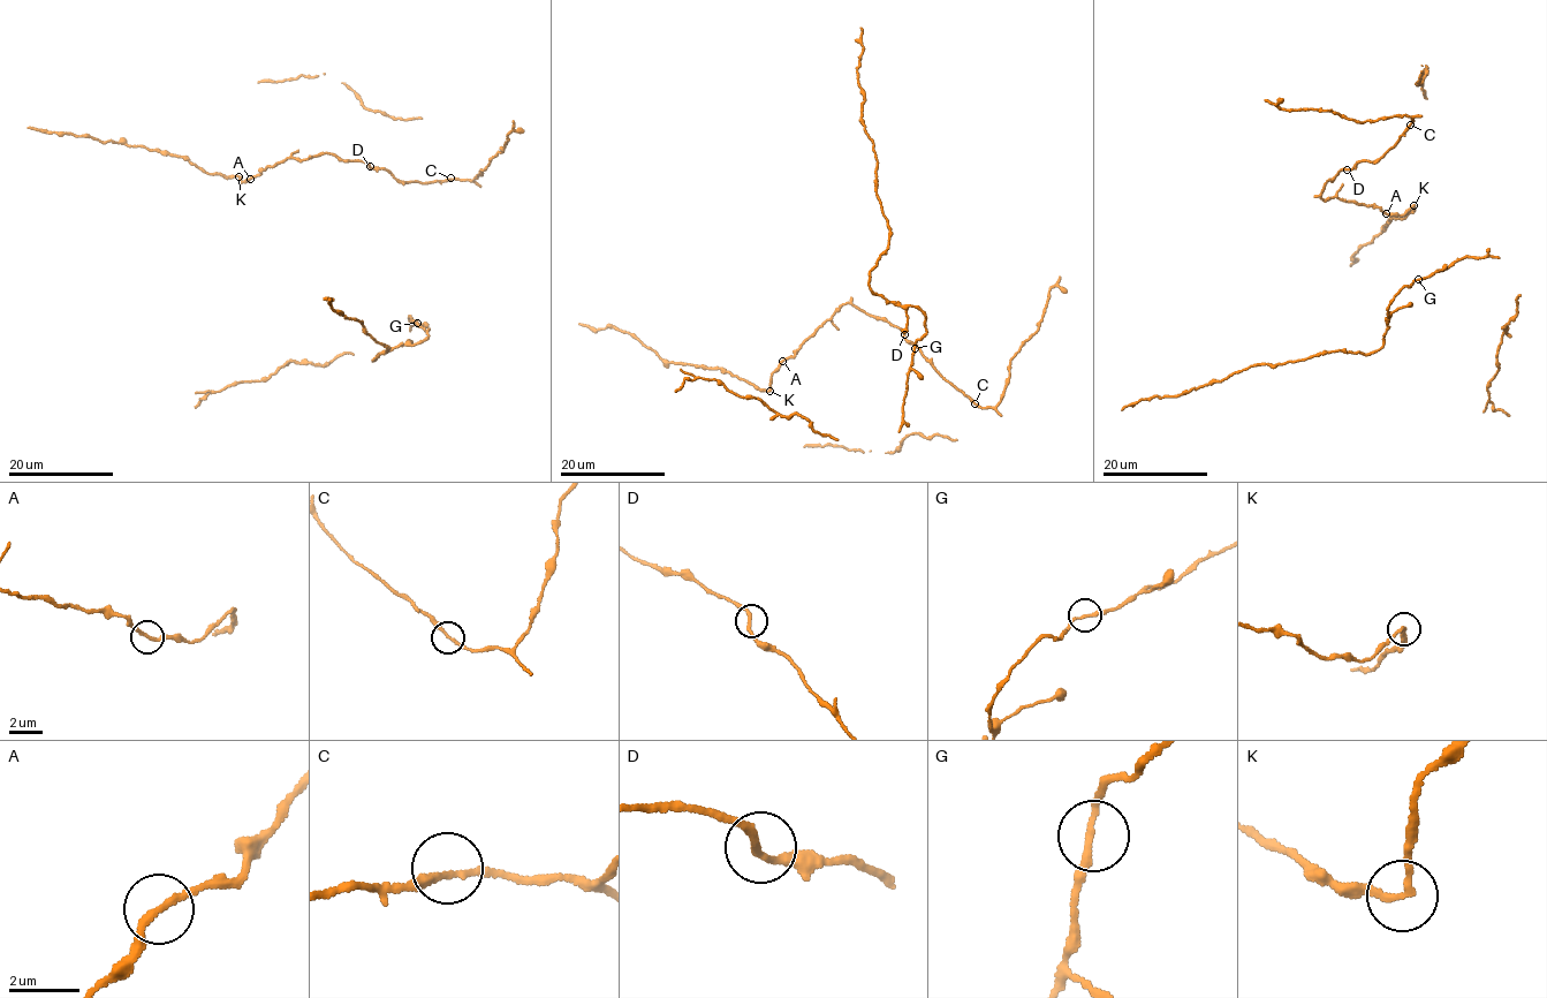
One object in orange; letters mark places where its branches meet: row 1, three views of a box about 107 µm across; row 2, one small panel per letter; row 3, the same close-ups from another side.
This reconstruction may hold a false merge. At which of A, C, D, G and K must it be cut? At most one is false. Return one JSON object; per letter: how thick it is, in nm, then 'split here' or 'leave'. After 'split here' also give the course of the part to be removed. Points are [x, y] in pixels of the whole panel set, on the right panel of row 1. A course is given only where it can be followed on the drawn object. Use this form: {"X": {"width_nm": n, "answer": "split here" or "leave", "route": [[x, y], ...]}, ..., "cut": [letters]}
{"A": {"width_nm": 200, "answer": "leave"}, "C": {"width_nm": 190, "answer": "leave"}, "D": {"width_nm": 200, "answer": "leave"}, "G": {"width_nm": 200, "answer": "leave"}, "K": {"width_nm": 190, "answer": "split here", "route": [[1413, 205], [1416, 209], [1405, 218], [1390, 217], [1386, 231], [1357, 250], [1352, 257], [1356, 262], [1350, 266]]}, "cut": ["K"]}

